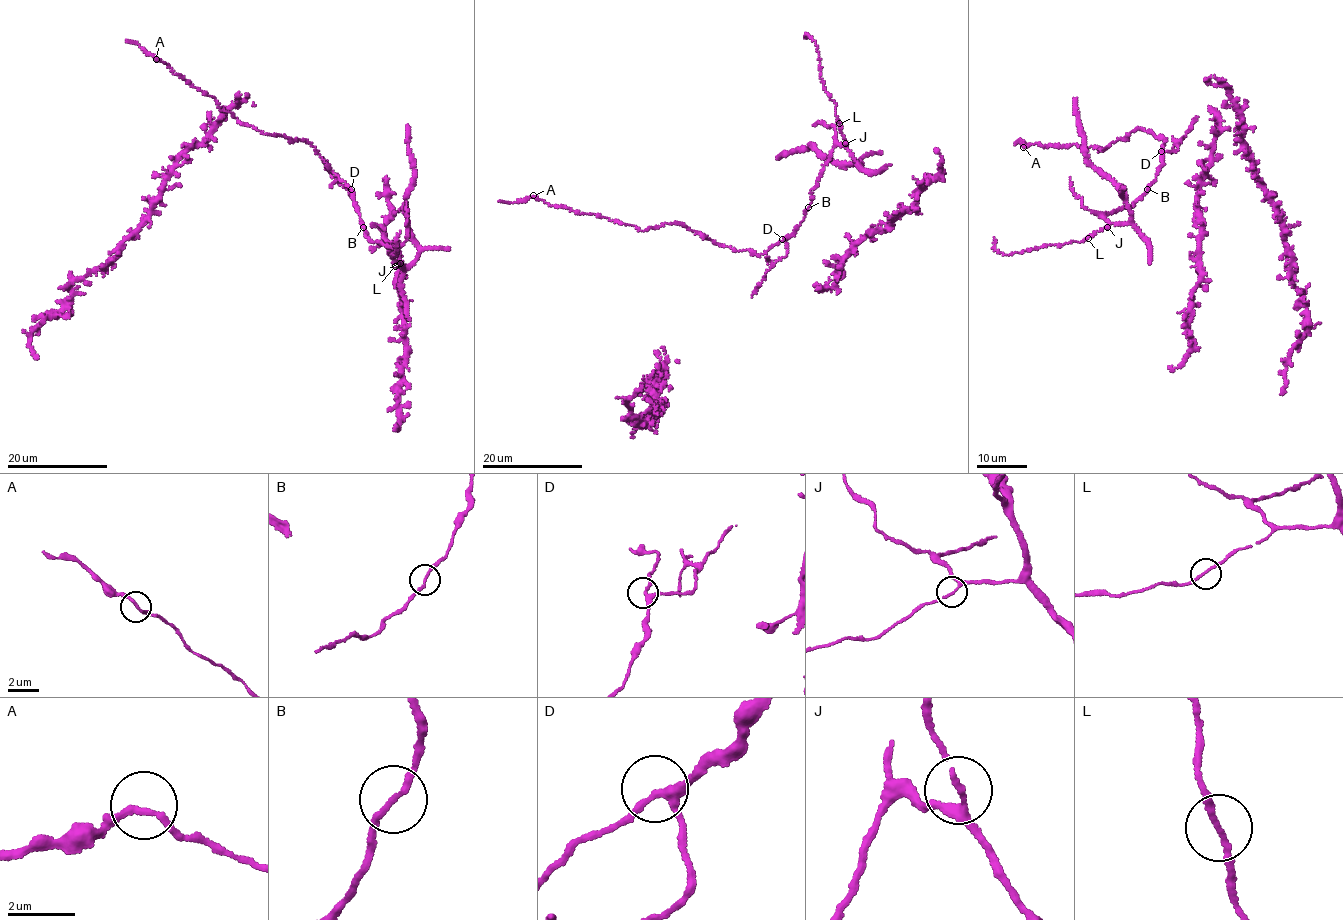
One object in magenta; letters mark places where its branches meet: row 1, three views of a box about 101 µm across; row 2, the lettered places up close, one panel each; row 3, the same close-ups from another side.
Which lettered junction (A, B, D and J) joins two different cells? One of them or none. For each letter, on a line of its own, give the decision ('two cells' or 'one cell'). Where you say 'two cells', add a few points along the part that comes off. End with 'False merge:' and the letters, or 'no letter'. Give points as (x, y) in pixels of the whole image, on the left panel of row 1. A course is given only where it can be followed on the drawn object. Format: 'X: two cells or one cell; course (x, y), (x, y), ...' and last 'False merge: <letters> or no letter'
A: one cell
B: one cell
D: one cell
J: one cell
False merge: no letter

